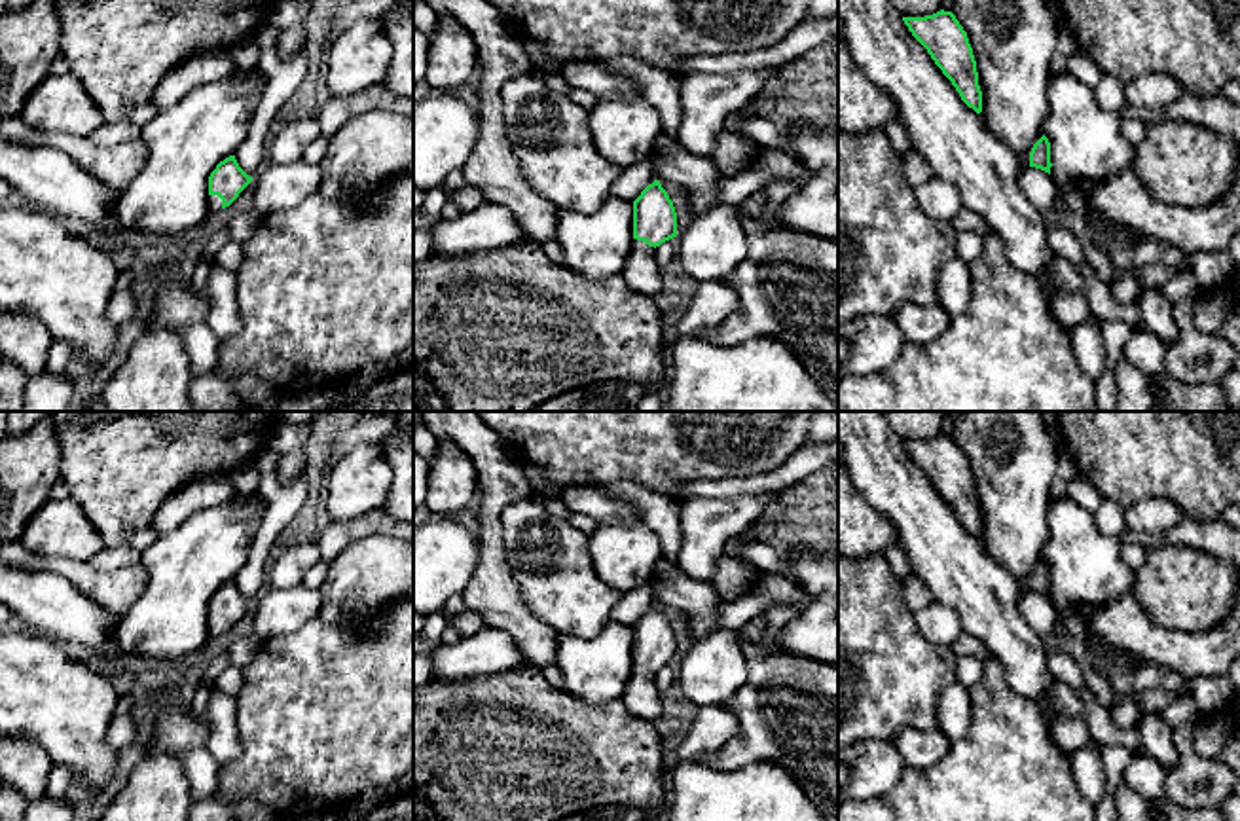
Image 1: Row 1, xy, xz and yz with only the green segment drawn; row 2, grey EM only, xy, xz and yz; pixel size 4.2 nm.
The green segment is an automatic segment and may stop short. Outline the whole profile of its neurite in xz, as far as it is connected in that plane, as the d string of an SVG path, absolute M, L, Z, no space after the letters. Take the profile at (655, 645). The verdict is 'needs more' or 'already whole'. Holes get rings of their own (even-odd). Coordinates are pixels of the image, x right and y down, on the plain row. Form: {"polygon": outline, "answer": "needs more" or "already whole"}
{"polygon": "M660 605L648 609L633 626L633 669L622 702L639 719L654 722L662 715L654 675L677 662L677 637Z", "answer": "needs more"}

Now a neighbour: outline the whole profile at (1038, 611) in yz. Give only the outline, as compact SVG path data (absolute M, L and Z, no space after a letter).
M1018 592L1018 609L1030 628L1043 639L1052 633L1058 616L1052 601L1035 592Z

